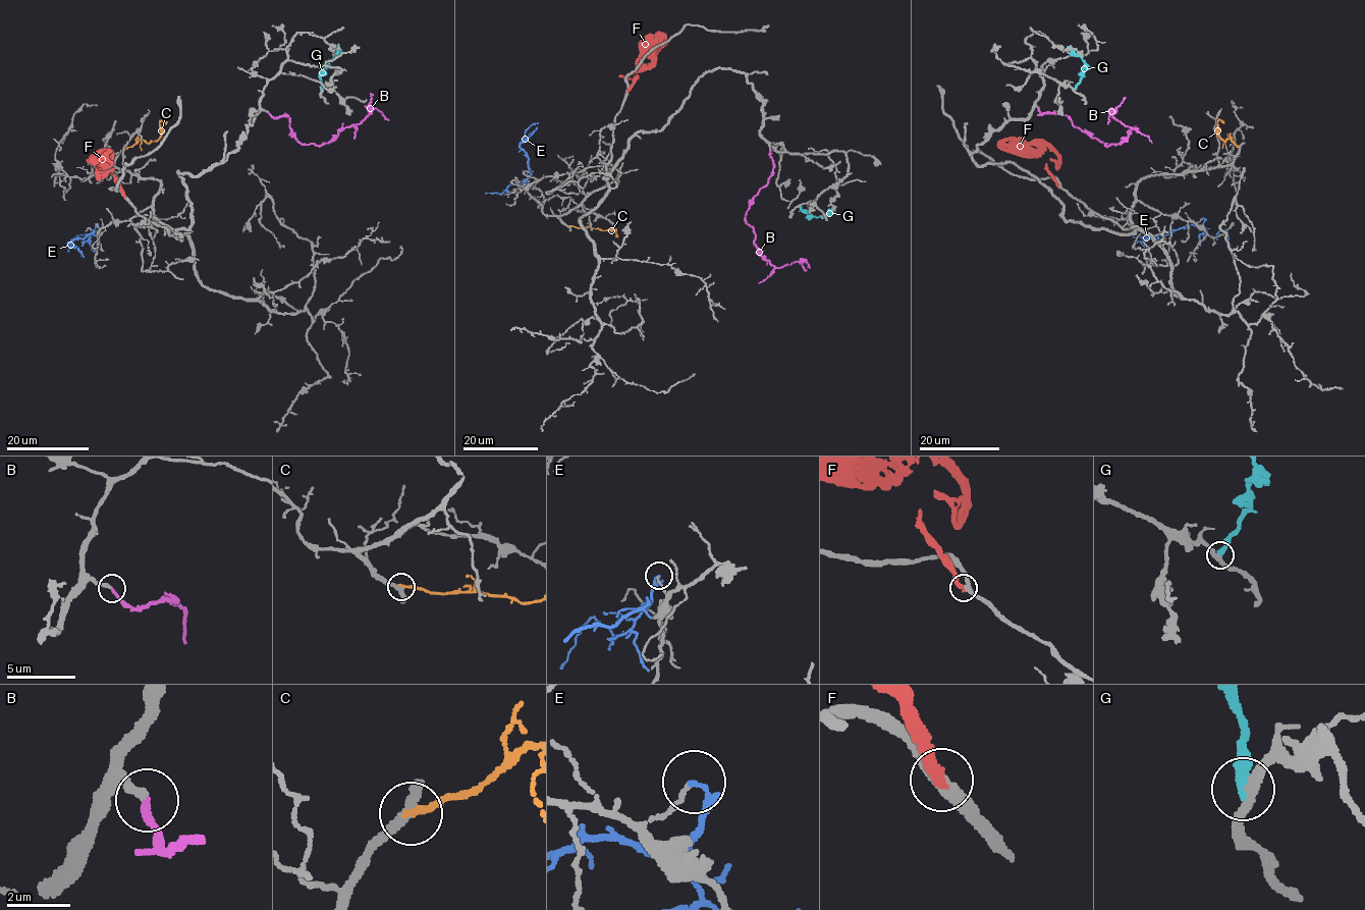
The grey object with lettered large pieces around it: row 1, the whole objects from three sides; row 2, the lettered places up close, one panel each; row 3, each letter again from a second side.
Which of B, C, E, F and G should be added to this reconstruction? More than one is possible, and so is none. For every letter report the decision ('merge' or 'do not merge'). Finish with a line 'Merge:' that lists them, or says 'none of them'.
B: merge
C: do not merge
E: do not merge
F: do not merge
G: do not merge
Merge: B

